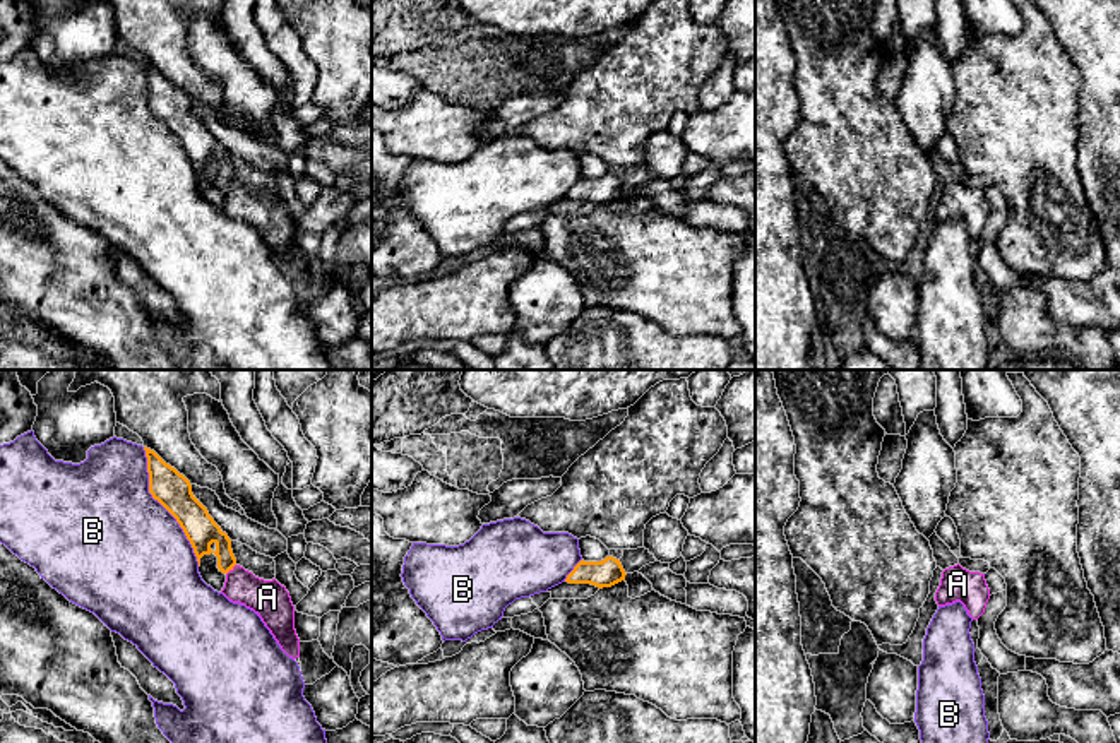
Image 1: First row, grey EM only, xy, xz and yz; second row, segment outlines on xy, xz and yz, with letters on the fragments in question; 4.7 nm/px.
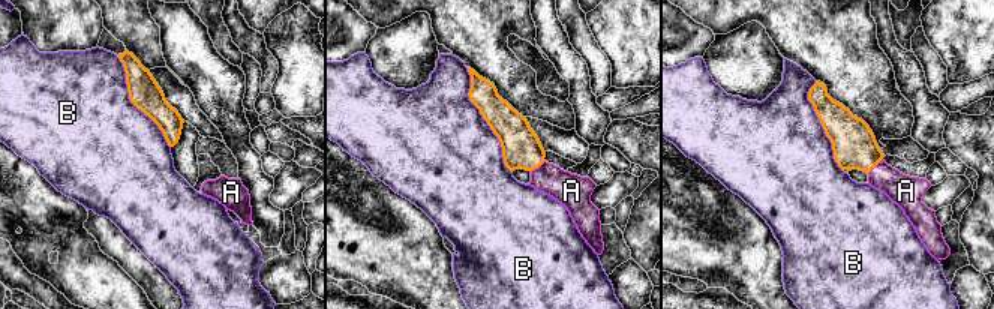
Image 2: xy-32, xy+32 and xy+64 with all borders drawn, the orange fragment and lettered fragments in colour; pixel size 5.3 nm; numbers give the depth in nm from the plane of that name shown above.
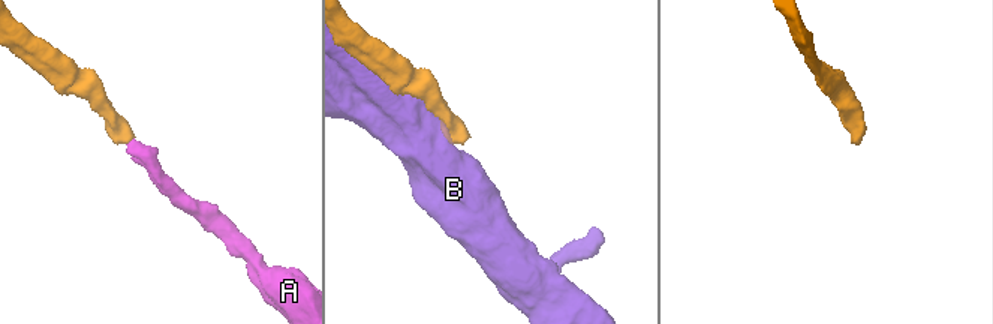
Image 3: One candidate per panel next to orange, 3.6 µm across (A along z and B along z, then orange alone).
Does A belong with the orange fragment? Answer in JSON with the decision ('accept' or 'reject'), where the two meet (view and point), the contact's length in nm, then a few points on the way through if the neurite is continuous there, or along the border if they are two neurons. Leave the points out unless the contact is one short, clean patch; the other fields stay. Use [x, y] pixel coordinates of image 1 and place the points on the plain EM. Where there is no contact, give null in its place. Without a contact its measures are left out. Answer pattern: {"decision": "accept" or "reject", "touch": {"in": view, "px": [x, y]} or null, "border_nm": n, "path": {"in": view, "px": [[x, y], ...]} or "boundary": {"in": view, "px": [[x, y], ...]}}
{"decision": "accept", "touch": {"in": "xy", "px": [232, 185]}, "border_nm": 70, "path": {"in": "xy", "px": [[199, 144], [223, 161], [232, 185], [257, 211], [268, 214]]}}

